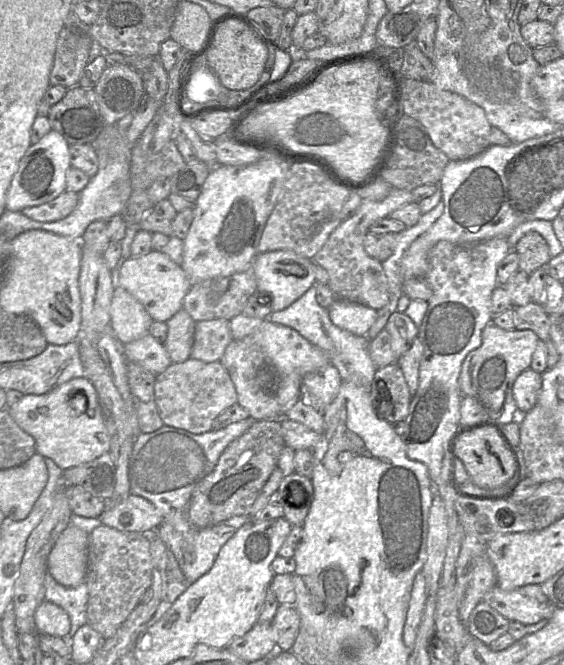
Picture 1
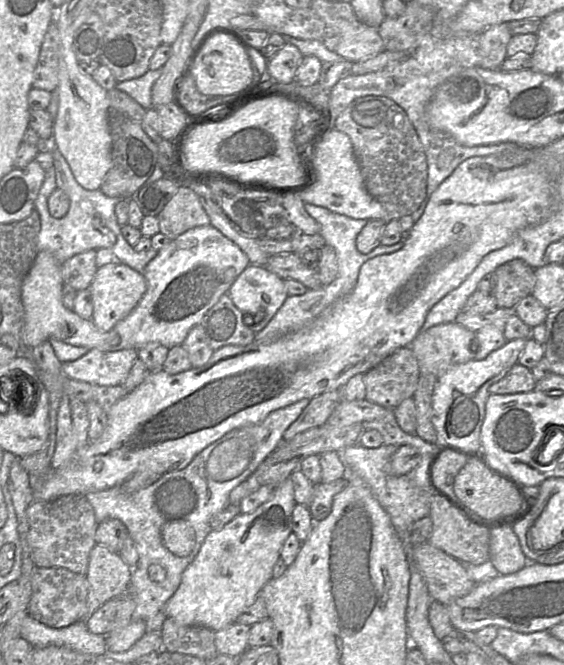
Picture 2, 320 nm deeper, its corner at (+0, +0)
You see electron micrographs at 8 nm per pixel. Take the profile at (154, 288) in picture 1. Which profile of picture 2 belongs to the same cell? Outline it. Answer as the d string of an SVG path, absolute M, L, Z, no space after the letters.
M106 264L97 269L89 289L93 301L91 320L98 330L109 332L136 307L147 290L147 282L143 273L126 264Z

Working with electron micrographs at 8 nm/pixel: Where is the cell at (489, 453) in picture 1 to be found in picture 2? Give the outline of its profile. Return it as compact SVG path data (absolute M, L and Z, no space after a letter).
M476 457L467 459L464 467L458 472L453 484L454 493L468 515L482 522L491 523L495 520L518 513L525 504L525 499L509 482L494 475Z

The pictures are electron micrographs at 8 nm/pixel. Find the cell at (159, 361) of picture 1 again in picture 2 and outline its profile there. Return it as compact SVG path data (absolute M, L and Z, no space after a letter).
M135 348L102 351L90 349L75 361L62 363L62 372L70 379L100 386L122 385L138 358Z

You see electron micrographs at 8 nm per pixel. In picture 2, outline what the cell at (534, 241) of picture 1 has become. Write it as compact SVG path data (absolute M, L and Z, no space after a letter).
M521 259L510 260L493 273L495 284L491 294L498 308L513 310L521 299L532 293L536 283L535 269Z

